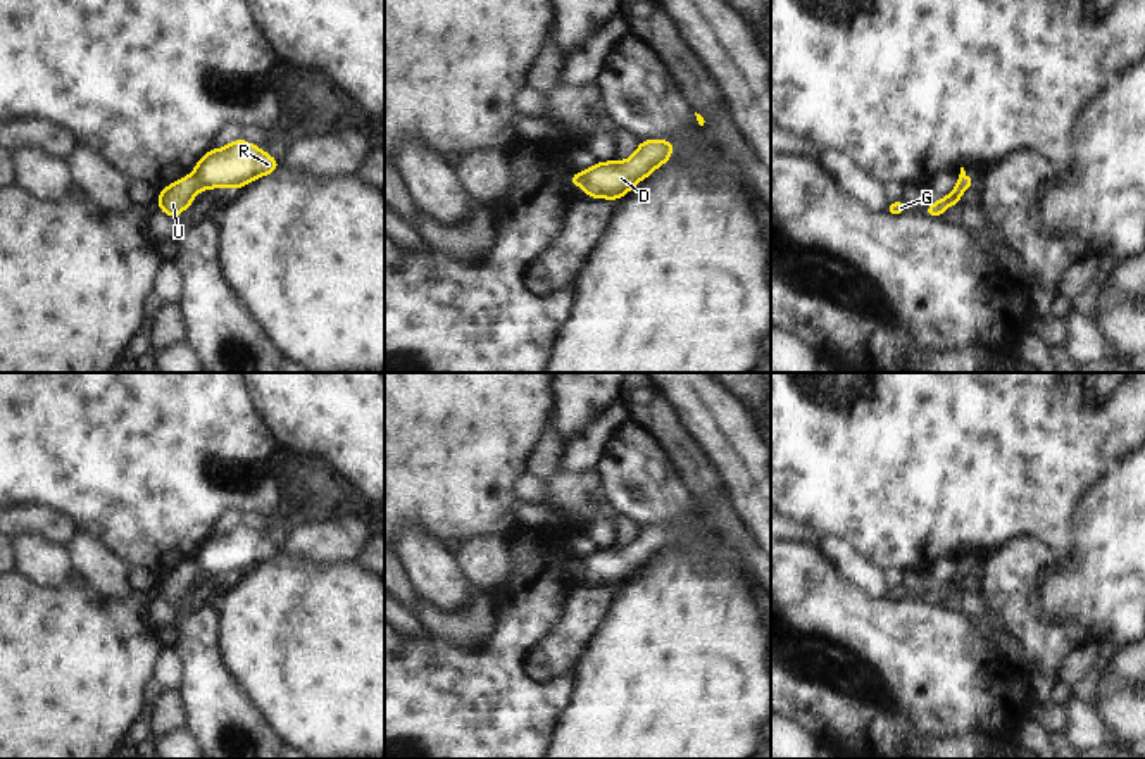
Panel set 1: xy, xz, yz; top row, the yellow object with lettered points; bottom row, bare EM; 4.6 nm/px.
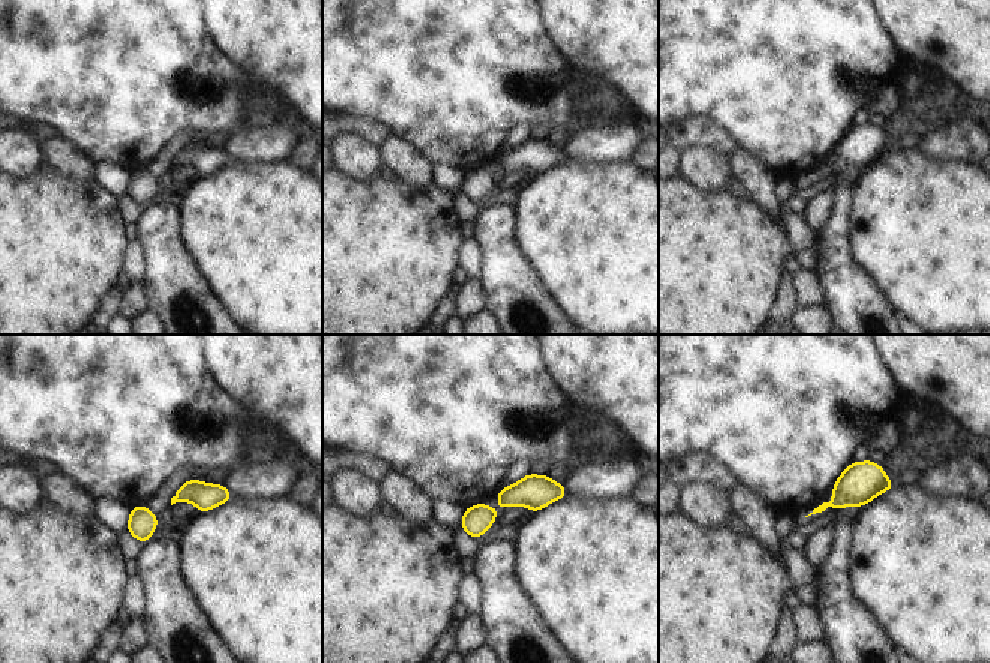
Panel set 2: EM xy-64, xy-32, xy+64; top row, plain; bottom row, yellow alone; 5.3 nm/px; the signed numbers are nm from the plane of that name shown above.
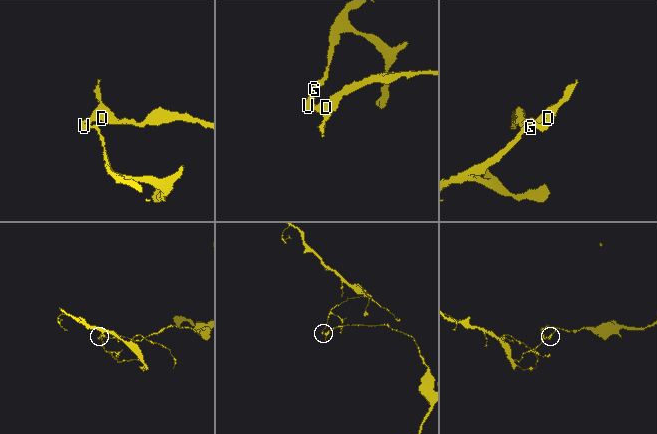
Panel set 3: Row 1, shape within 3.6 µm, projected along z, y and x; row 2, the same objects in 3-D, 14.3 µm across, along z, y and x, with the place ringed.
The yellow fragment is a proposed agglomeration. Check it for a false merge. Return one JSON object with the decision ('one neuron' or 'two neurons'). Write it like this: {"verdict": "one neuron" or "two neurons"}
{"verdict": "two neurons"}

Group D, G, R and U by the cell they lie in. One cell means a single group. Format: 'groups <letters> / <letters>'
groups D R / G U

